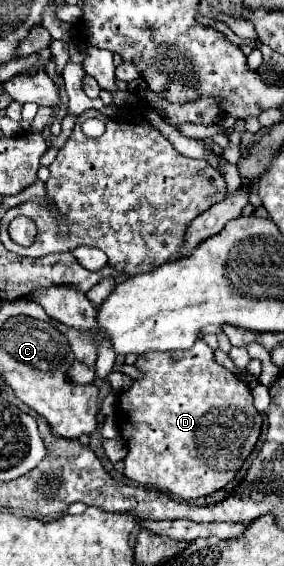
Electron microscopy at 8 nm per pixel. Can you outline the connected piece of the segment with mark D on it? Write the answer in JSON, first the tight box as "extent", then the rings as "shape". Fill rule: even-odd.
{"extent":[116,339,262,499],"shape":[[[202,339],[186,351],[142,353],[134,365],[142,373],[142,379],[136,379],[134,385],[120,395],[116,411],[120,433],[128,441],[128,455],[124,459],[126,477],[134,483],[168,491],[180,499],[198,499],[224,489],[234,481],[262,431],[262,415],[252,405],[250,387],[218,365],[214,351]]]}

